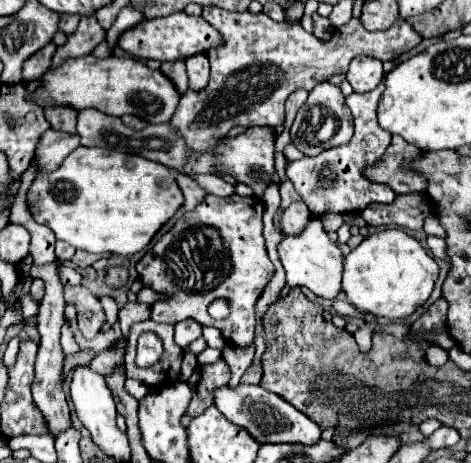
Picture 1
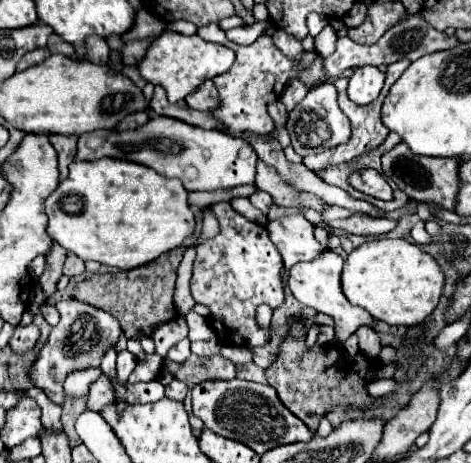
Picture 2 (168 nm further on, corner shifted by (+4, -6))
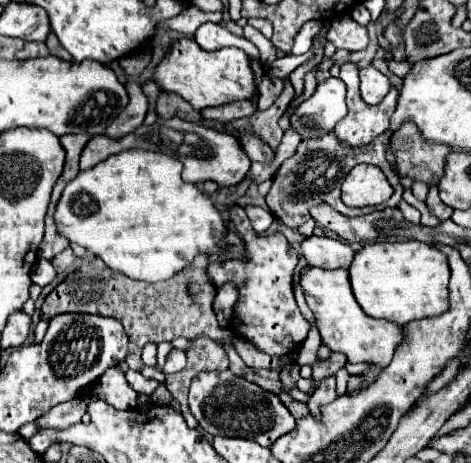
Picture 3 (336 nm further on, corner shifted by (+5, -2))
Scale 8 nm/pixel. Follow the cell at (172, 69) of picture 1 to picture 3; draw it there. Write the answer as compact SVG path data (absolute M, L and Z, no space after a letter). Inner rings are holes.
M285 77L283 79L283 91L281 95L275 99L275 103L265 109L265 111L257 111L255 115L249 115L247 119L233 119L231 123L219 123L215 119L201 119L201 125L207 125L211 129L215 127L223 127L227 131L237 131L237 133L249 133L249 135L259 135L259 139L267 141L269 147L273 147L273 151L279 147L281 143L281 137L283 137L283 131L281 127L277 125L277 119L279 115L285 111L285 107L289 105L289 101L293 99L295 91L293 91L293 85L291 81Z

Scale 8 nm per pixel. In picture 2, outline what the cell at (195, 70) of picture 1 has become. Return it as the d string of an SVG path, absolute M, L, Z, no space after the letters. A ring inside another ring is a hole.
M208 81L200 85L200 91L196 91L196 95L188 95L186 103L196 111L214 111L220 107L220 95L214 83Z

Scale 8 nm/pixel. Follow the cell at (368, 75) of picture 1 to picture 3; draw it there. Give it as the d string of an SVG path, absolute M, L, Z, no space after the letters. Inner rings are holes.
M365 67L359 71L359 93L361 93L361 99L369 105L377 105L389 91L389 79L377 71L375 67Z

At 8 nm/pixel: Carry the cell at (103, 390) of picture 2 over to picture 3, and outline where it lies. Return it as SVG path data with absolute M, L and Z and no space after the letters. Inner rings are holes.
M71 399L65 403L55 405L51 411L47 411L43 417L37 419L37 423L41 423L41 427L53 427L53 429L67 429L73 423L79 423L83 413L87 409L87 403L81 399Z

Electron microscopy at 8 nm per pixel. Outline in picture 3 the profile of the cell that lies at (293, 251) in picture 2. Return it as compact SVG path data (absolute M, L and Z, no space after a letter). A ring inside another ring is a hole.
M309 235L301 241L299 249L309 265L323 269L337 269L337 267L347 269L353 261L353 249L347 243L329 237Z

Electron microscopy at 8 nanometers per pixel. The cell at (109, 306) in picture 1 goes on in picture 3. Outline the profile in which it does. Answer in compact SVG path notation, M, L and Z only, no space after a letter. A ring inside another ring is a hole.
M119 365L109 367L103 377L97 381L95 391L103 401L113 405L115 409L135 409L139 393L133 391L133 387L127 383L125 373L119 369Z

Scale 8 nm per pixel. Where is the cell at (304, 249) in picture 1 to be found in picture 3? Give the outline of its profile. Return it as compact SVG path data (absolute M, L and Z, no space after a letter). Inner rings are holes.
M305 267L301 269L299 285L305 293L305 301L309 309L315 313L317 329L321 333L321 341L331 351L341 351L347 355L349 363L361 363L369 361L379 367L387 367L387 363L393 357L395 347L399 345L403 333L401 327L385 321L369 317L359 303L355 301L349 285L349 273L347 269L335 269L335 271L323 271L321 267Z

